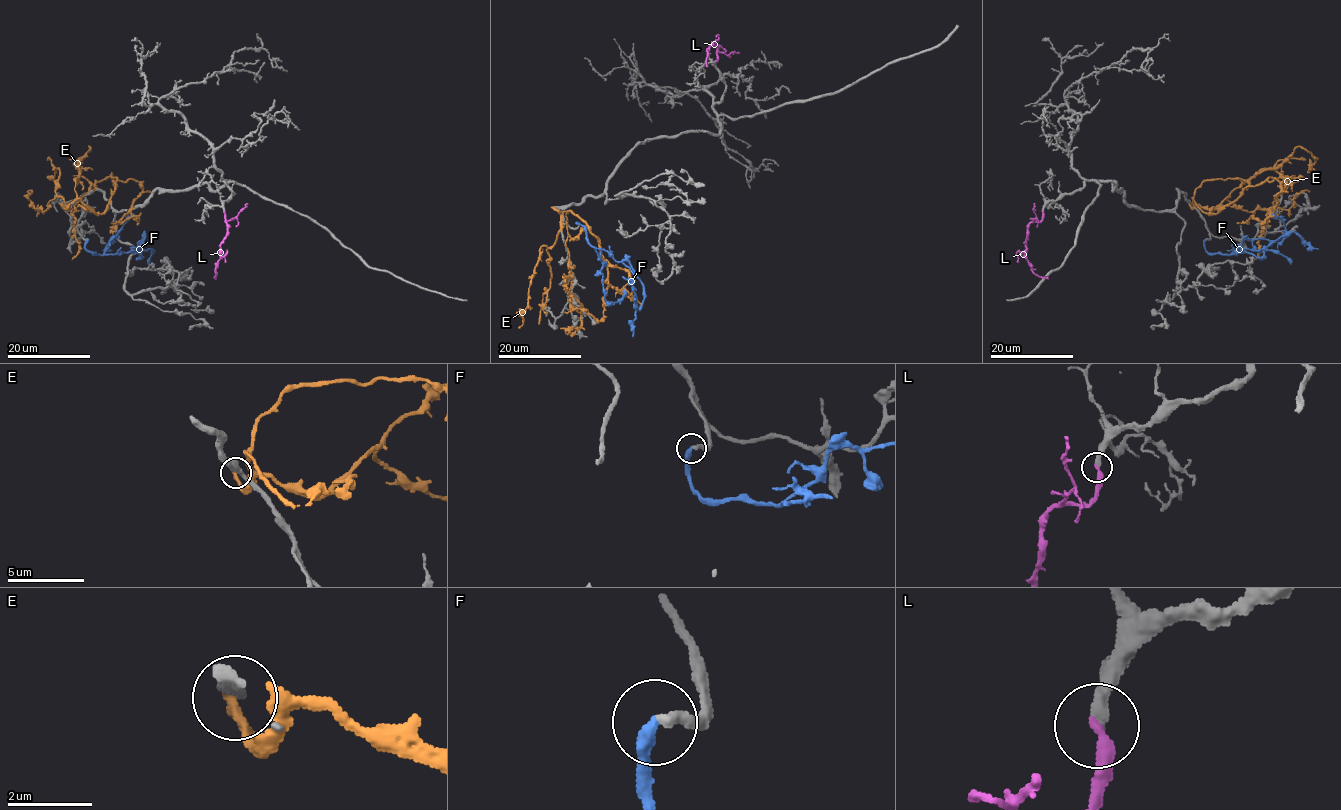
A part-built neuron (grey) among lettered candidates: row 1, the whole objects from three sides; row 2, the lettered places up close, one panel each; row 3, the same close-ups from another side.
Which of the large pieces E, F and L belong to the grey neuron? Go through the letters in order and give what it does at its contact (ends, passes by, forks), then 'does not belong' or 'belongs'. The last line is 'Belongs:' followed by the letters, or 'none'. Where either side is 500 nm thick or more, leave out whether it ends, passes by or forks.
E: it ends | does not belong
F: it ends | belongs
L: it ends | belongs
Belongs: F, L

